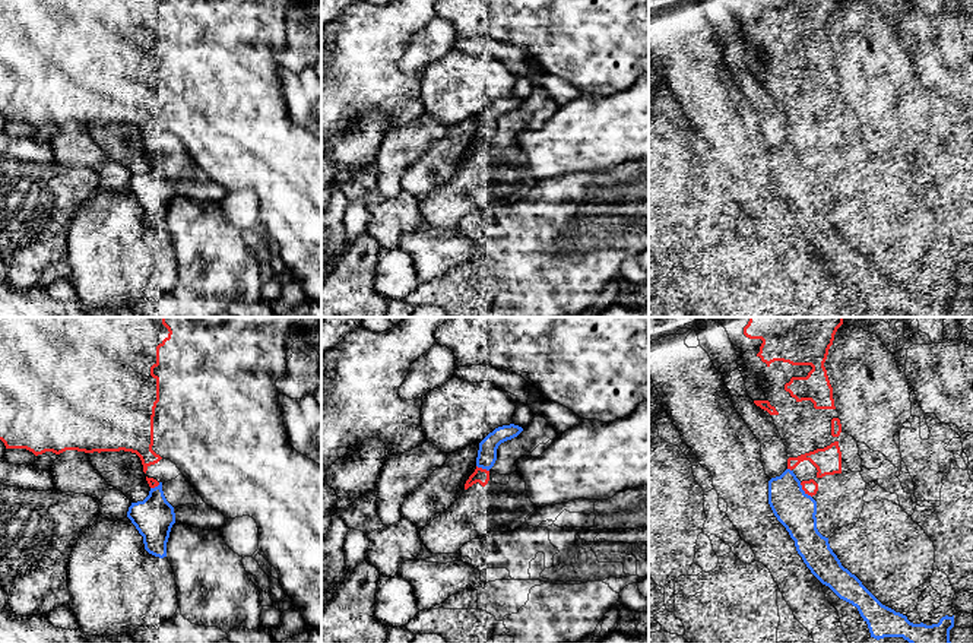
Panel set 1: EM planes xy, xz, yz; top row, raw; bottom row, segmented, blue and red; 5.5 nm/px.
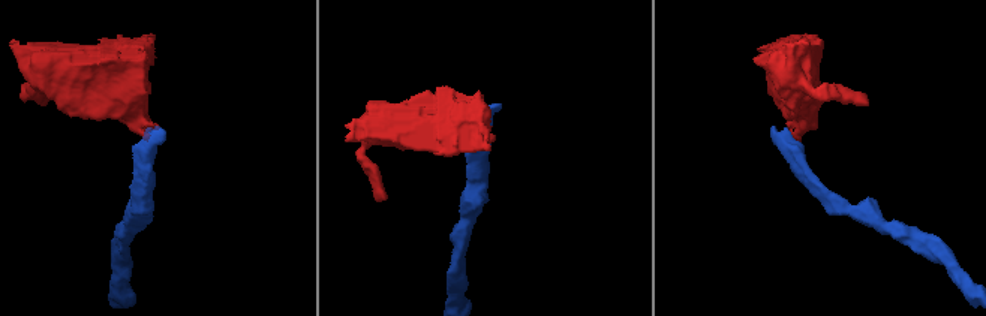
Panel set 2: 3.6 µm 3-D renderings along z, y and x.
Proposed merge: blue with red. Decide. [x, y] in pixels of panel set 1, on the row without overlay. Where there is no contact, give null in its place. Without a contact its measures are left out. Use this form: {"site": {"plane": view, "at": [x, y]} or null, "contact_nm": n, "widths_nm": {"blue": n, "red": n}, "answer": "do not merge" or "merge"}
{"site": {"plane": "yz", "at": [802, 162]}, "contact_nm": 110, "widths_nm": {"blue": 220, "red": 80}, "answer": "do not merge"}

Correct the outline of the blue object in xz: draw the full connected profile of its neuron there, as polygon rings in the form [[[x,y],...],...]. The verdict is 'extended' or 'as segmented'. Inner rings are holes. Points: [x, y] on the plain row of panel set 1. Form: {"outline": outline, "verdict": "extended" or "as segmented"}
{"outline": [[[510,96],[495,101],[481,115],[476,130],[476,139],[489,143],[497,133],[497,121],[501,115],[517,110],[522,99]]], "verdict": "as segmented"}

